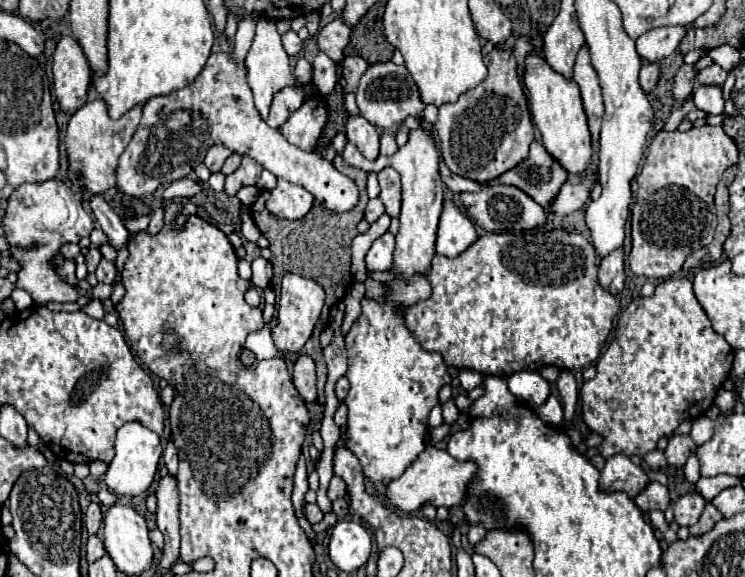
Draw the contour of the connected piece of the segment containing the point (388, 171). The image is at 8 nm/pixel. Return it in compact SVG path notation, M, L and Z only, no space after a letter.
M385 167L379 171L379 185L381 193L379 199L385 205L385 213L389 217L399 217L401 207L401 179L393 167Z

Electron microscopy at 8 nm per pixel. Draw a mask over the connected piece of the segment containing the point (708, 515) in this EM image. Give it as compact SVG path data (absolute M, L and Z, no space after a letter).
M707 503L707 505L705 505L705 511L703 511L703 515L701 515L701 519L689 529L691 535L703 535L703 533L707 533L707 531L713 527L713 523L717 523L721 517L723 517L723 515L721 515L711 503Z

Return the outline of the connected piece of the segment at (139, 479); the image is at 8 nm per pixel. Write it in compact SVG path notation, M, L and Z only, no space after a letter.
M129 421L117 431L115 439L115 457L105 473L105 483L109 489L113 489L117 495L141 495L149 489L149 485L155 479L157 465L161 457L161 445L159 435L141 425L139 421Z

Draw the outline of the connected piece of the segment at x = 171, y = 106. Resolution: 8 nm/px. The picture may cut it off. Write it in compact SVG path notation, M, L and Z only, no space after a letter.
M235 51L211 53L193 83L179 91L157 95L145 103L141 123L119 159L117 191L141 199L143 195L157 191L161 185L183 179L203 163L207 149L217 143L255 159L275 177L305 187L317 203L335 213L353 209L359 199L355 183L339 173L333 163L317 157L313 151L301 151L297 145L291 145L277 129L261 119L247 85L245 59L241 61Z

